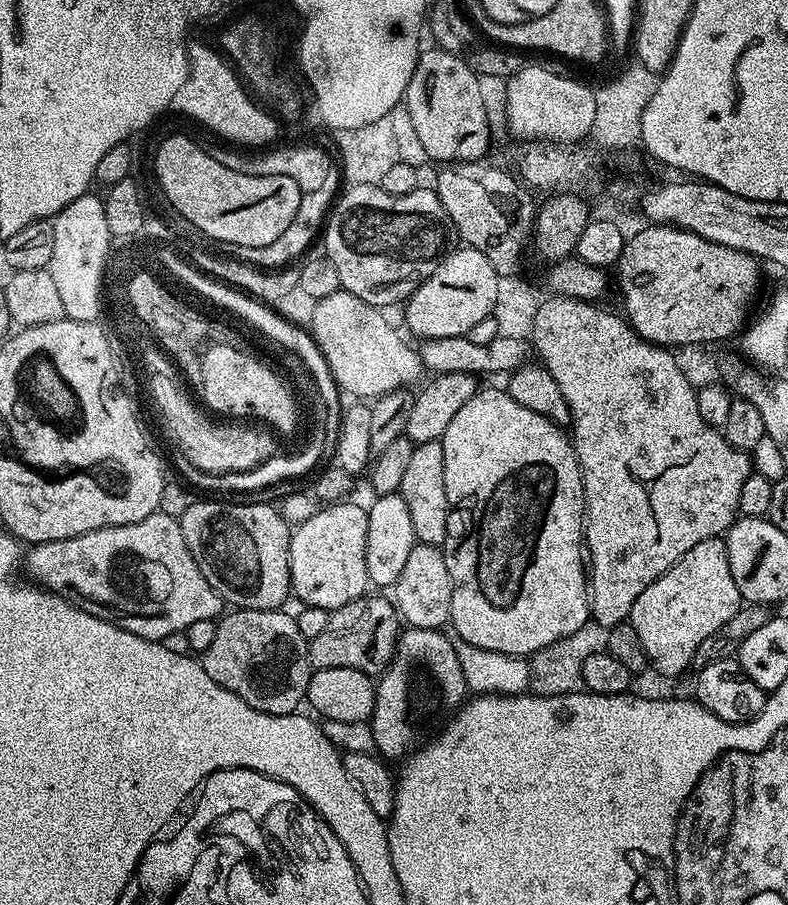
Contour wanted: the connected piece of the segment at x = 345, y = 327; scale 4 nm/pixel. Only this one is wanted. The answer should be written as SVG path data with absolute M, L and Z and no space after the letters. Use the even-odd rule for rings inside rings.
M343 290L334 294L326 294L316 302L313 320L310 325L310 333L316 344L320 347L326 362L332 371L341 393L352 395L352 398L379 398L407 389L408 384L412 384L420 375L426 372L424 364L420 360L419 351L415 347L411 348L402 337L396 333L396 328L387 320L385 313L381 309L375 308L373 304L362 302L362 298L354 298L354 294Z

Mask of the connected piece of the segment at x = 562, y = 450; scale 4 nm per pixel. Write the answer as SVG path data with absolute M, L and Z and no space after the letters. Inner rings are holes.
M481 387L472 395L470 402L466 402L466 406L462 406L458 414L454 414L450 426L446 426L446 434L439 439L442 446L444 481L448 499L446 538L442 547L452 583L450 624L451 627L456 627L457 637L461 641L481 647L482 650L500 651L502 654L528 658L543 647L573 635L590 618L590 580L586 575L586 556L582 551L584 479L580 473L580 463L571 439L560 432L563 432L561 425L550 423L546 418L542 418L542 414L534 414L534 410L526 410L526 406L518 406L518 402L514 402L514 398L510 398L510 394L503 387Z

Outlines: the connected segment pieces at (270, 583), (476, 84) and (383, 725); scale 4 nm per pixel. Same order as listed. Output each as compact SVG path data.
M197 499L179 518L180 529L186 538L186 546L198 562L198 570L214 586L217 594L224 599L225 605L254 610L277 610L285 607L284 599L289 599L292 583L290 582L290 542L292 532L290 525L280 513L279 507L272 504L219 504L219 499Z
M437 46L421 51L416 58L414 74L410 74L410 82L404 91L403 102L409 107L411 123L415 127L419 141L426 150L429 161L440 160L441 165L461 164L471 160L483 161L492 144L492 128L488 125L488 104L484 101L484 92L480 89L482 83L463 55L447 52Z
M405 627L388 668L378 677L370 727L375 751L385 761L403 761L417 747L420 732L416 728L443 712L455 713L469 695L456 644L448 641L444 634L434 628Z

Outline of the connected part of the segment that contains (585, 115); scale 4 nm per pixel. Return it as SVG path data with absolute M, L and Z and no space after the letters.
M525 63L524 68L509 77L504 88L504 116L508 119L508 128L517 132L524 142L572 142L587 137L594 126L595 91L586 85L571 80L568 76L559 76L540 64Z

